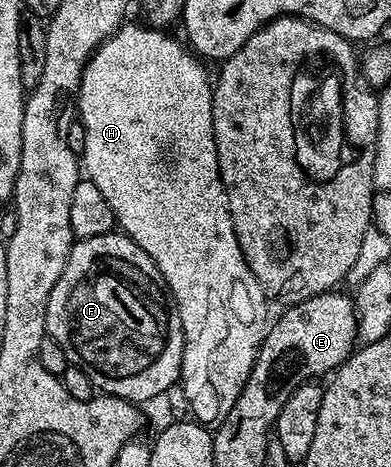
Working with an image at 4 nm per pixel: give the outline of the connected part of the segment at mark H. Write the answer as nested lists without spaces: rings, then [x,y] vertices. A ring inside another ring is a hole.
[[[145,23],[130,24],[123,24],[122,28],[115,31],[91,55],[90,60],[82,69],[82,82],[76,98],[76,113],[80,118],[80,124],[84,127],[84,151],[80,154],[80,161],[84,166],[85,176],[92,183],[96,183],[96,187],[100,187],[100,195],[108,203],[108,207],[112,207],[117,228],[132,238],[150,256],[152,263],[156,263],[164,283],[170,289],[170,293],[174,297],[174,304],[178,306],[182,334],[184,335],[180,390],[182,389],[187,403],[190,404],[189,416],[200,425],[214,427],[219,421],[225,419],[228,411],[232,411],[236,399],[240,399],[240,391],[252,371],[254,360],[258,358],[258,351],[262,347],[262,340],[266,338],[268,328],[268,320],[266,321],[268,298],[263,293],[258,280],[252,275],[252,271],[240,251],[240,243],[236,239],[236,231],[230,214],[230,204],[226,198],[226,188],[222,186],[222,176],[218,170],[214,124],[212,123],[214,90],[211,74],[210,77],[206,74],[205,67],[207,68],[207,66],[181,40],[178,42],[176,38],[169,37],[169,32],[155,29]],[[122,77],[147,77],[150,80],[150,85],[125,85],[122,82]]]

